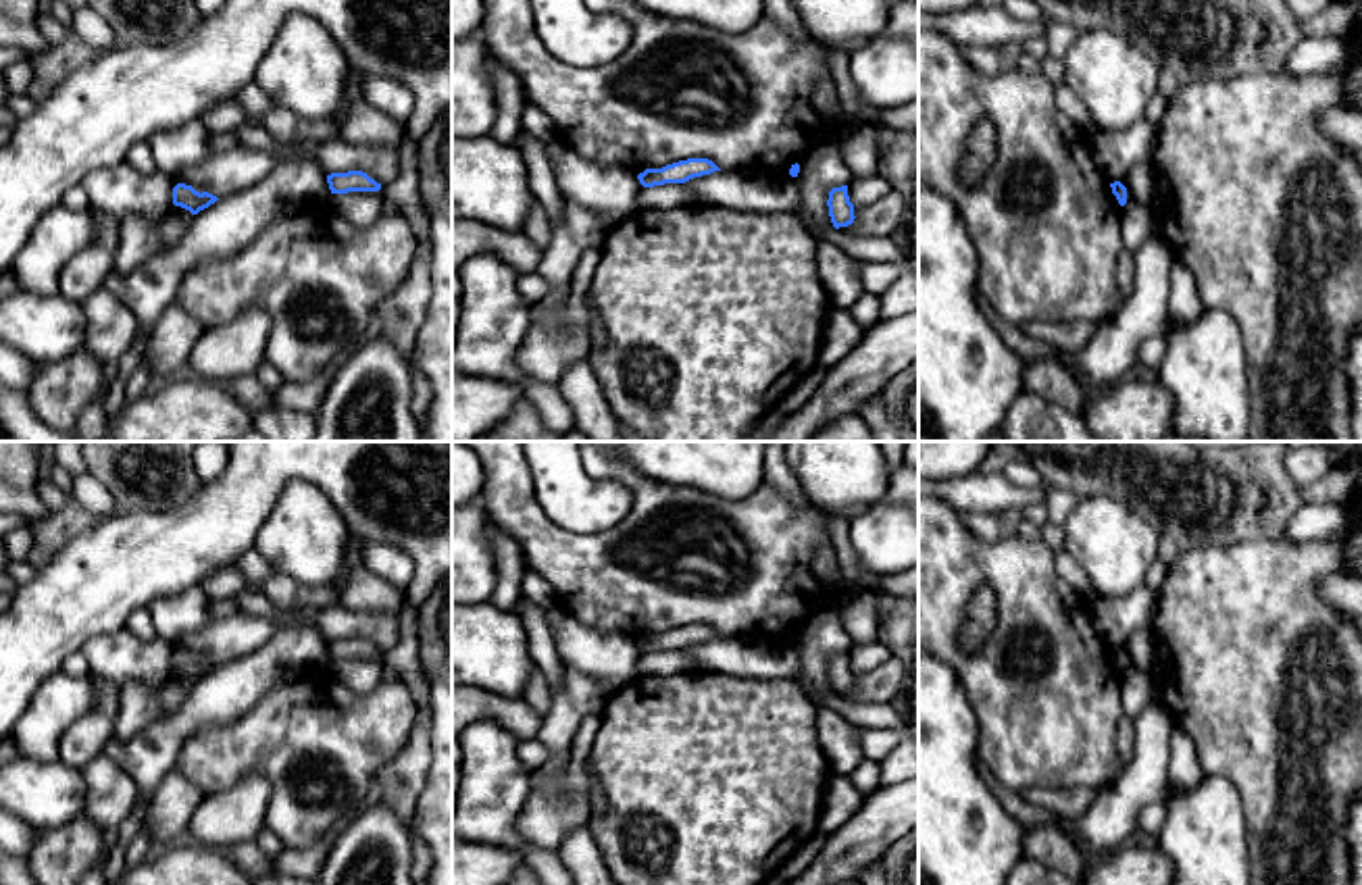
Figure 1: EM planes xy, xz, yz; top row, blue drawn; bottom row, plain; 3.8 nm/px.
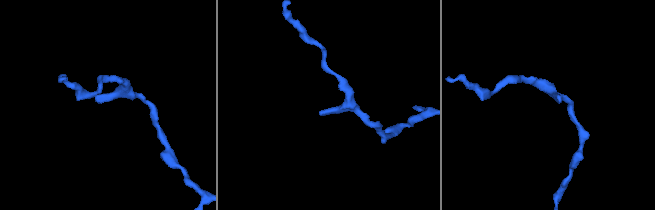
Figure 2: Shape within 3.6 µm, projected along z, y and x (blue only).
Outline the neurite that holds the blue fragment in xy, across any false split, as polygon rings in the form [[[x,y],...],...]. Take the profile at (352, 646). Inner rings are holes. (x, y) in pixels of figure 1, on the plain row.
[[[362,637],[331,639],[327,641],[327,650],[329,650],[331,660],[379,658],[381,656],[381,650],[377,650]]]

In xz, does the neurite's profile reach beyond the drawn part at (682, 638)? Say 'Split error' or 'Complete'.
Complete

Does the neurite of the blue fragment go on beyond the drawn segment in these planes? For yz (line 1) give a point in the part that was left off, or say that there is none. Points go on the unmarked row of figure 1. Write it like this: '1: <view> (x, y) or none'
1: none

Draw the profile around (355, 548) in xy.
[[[354,537],[350,539],[348,543],[348,550],[346,550],[346,564],[344,564],[344,577],[342,581],[337,583],[337,591],[346,585],[348,577],[356,571],[356,568],[362,568],[364,562],[362,562],[362,539]]]

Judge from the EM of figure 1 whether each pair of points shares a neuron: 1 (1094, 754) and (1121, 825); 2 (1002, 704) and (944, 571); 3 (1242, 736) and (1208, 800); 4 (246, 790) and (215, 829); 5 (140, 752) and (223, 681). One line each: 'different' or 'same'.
1: different
2: same
3: different
4: same
5: same

